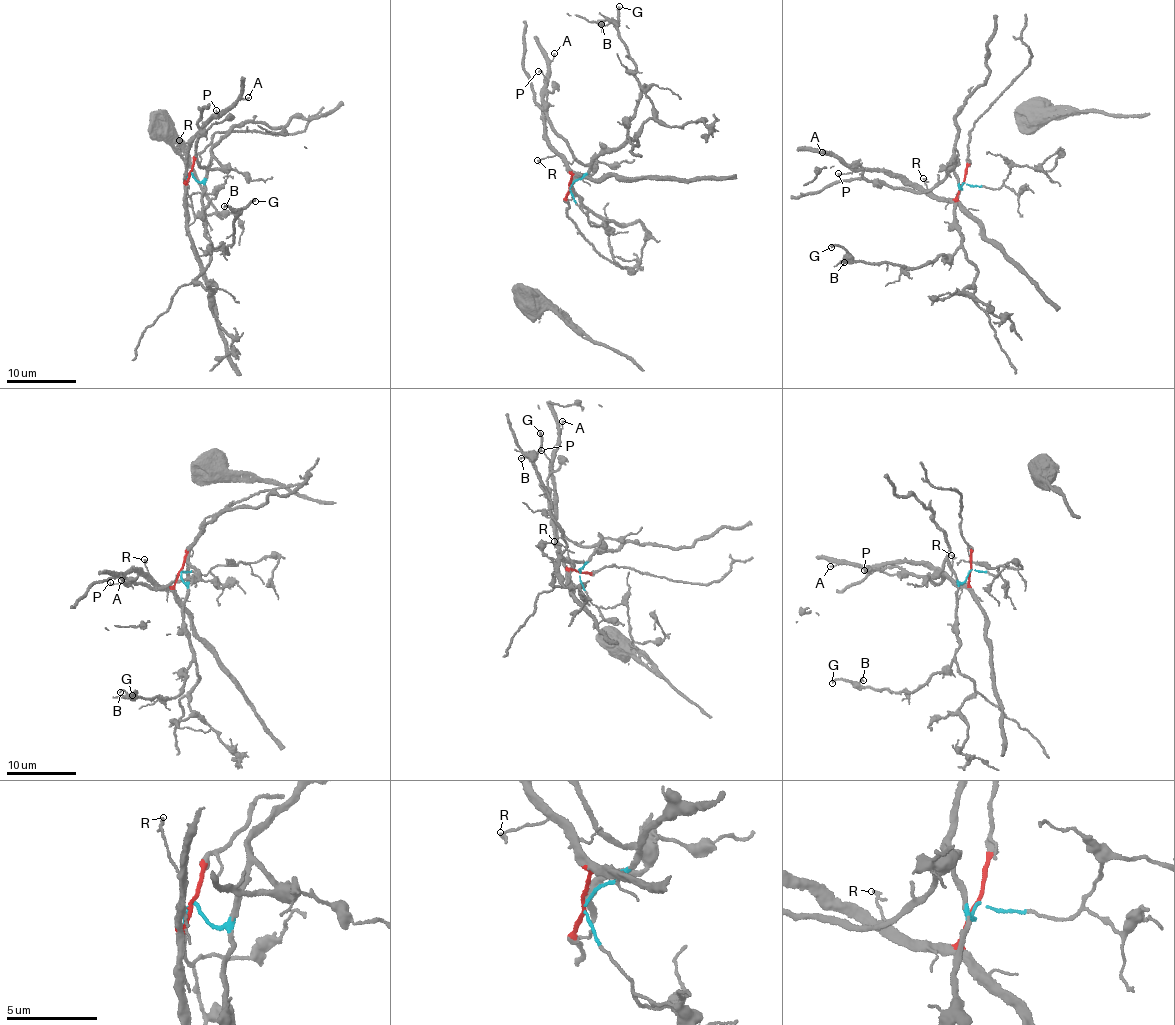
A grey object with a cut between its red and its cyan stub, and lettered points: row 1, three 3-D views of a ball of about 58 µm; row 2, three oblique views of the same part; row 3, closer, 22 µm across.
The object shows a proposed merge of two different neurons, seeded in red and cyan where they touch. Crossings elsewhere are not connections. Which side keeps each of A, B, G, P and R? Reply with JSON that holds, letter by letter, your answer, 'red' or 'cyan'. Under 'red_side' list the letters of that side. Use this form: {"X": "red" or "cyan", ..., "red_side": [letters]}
{"A": "red", "B": "cyan", "G": "cyan", "P": "red", "R": "red", "red_side": ["A", "P", "R"]}

